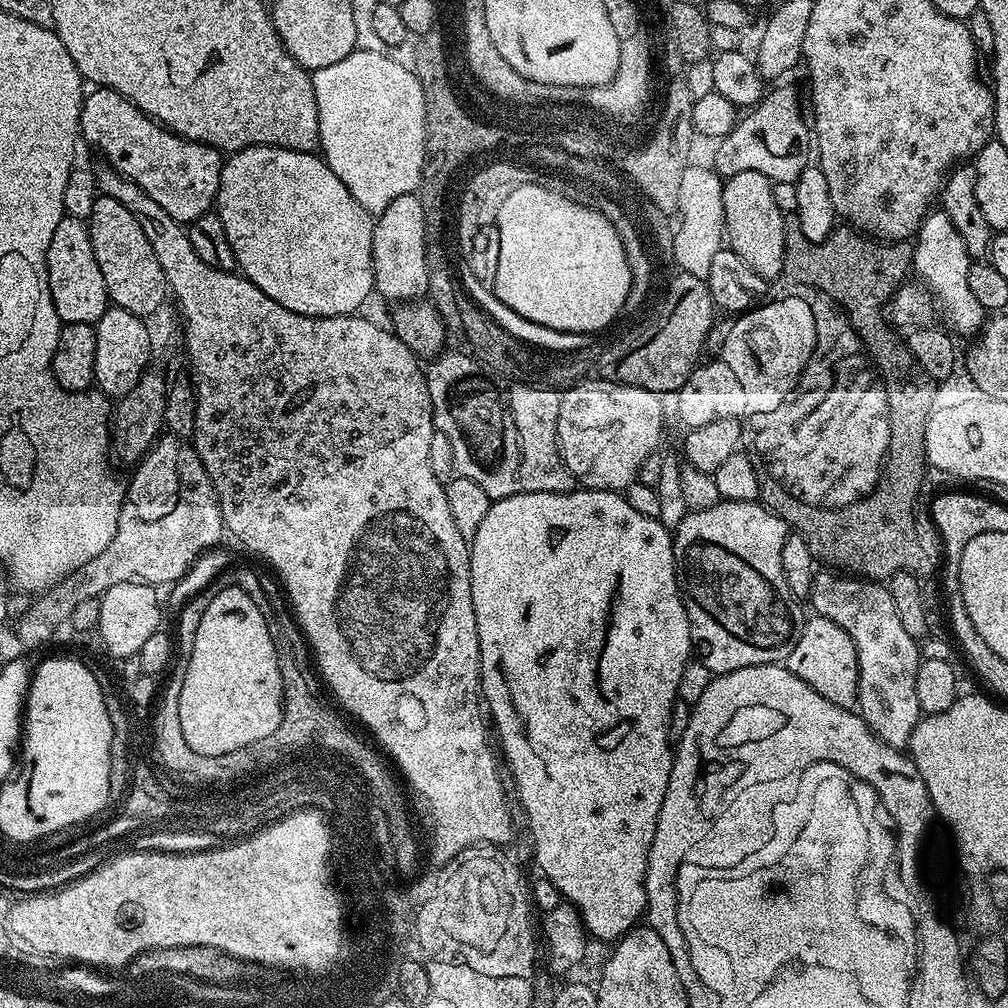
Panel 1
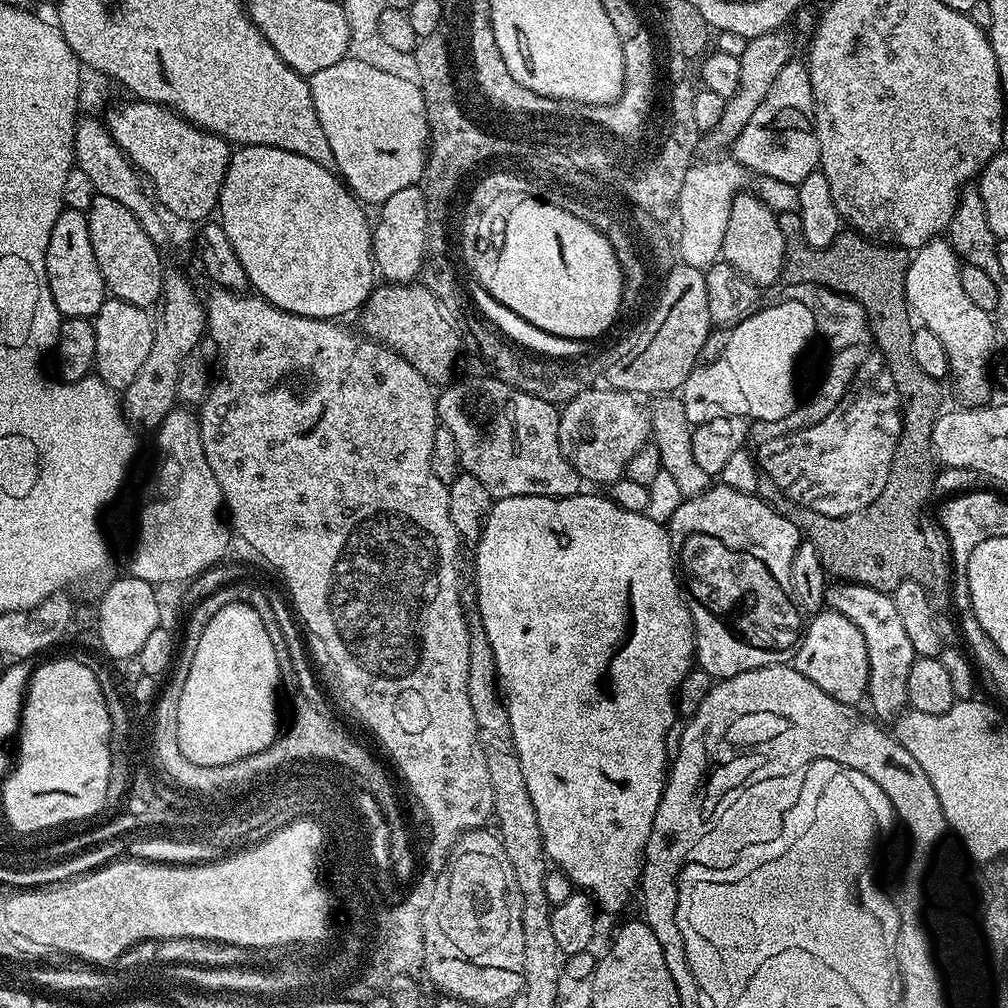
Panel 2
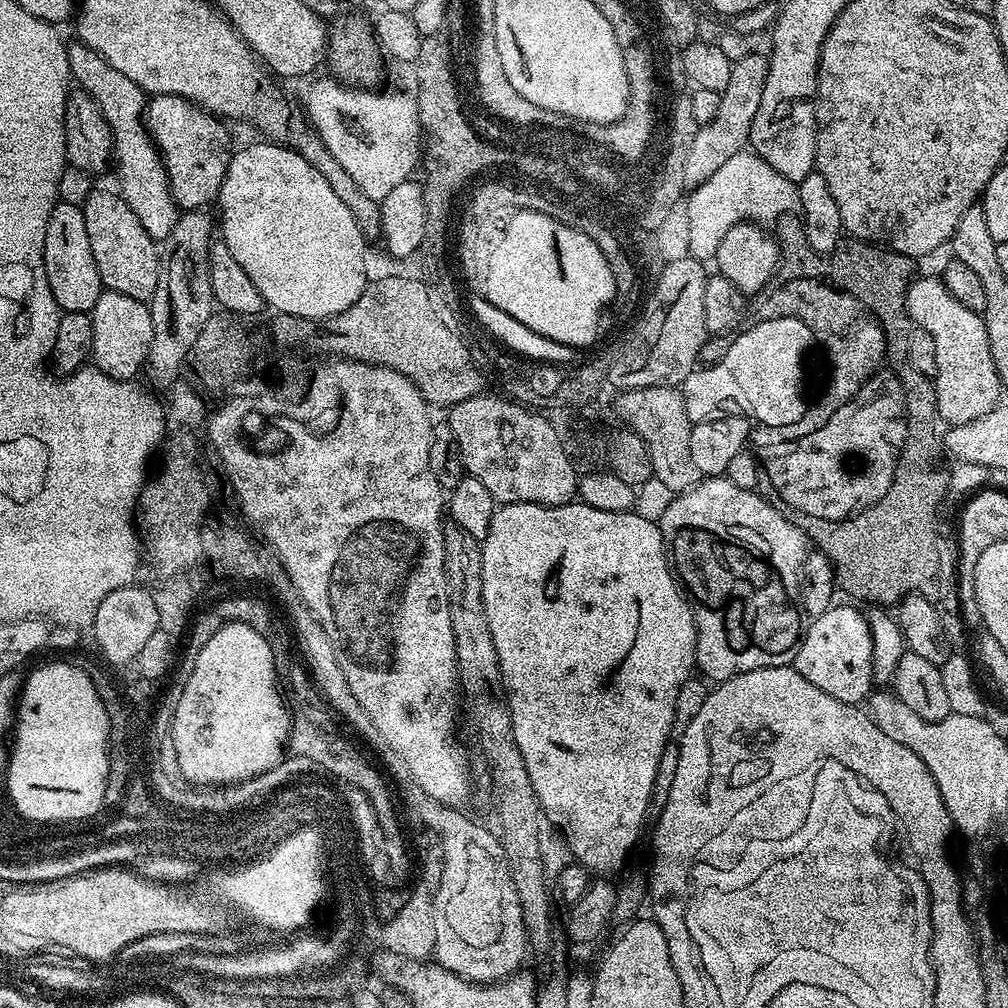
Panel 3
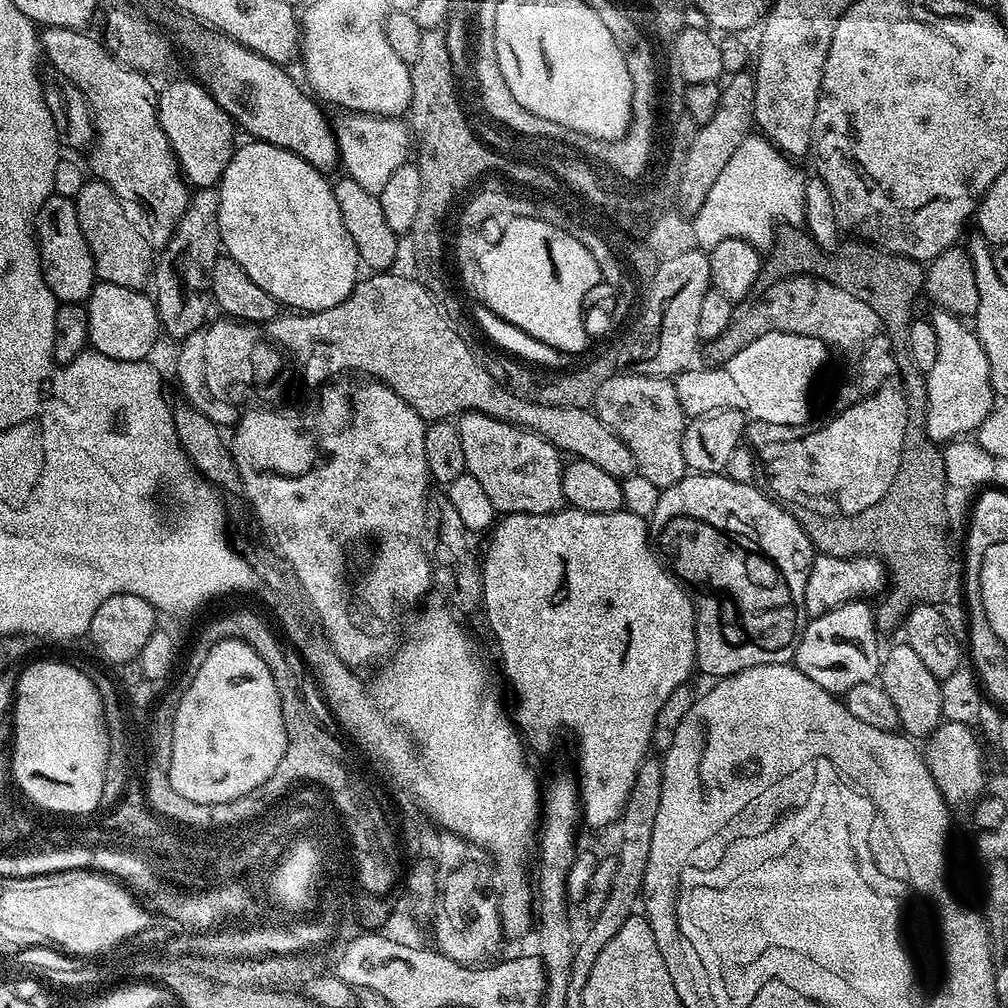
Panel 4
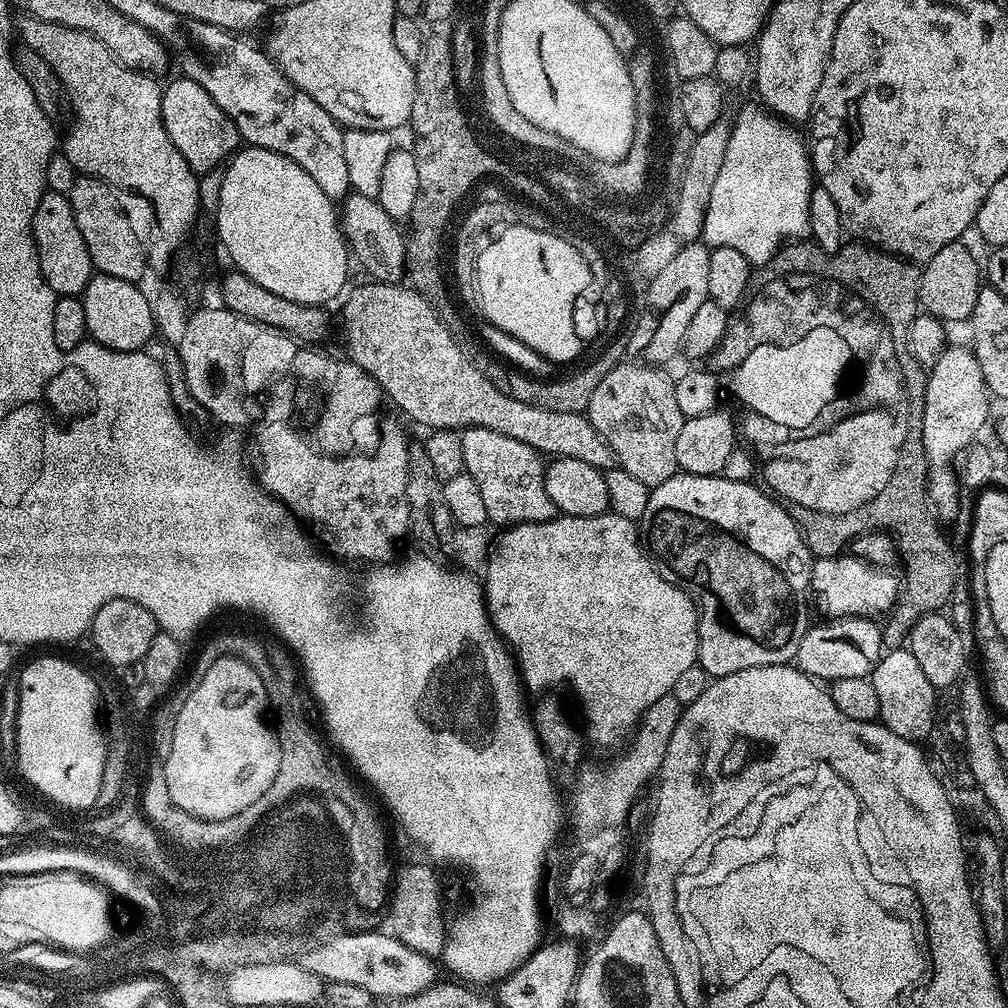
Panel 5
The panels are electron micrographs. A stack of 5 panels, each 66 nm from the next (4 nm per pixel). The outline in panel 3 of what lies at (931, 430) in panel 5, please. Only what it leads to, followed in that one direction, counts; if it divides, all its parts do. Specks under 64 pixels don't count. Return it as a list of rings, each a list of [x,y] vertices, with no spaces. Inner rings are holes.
[[[939,275],[913,279],[908,285],[906,298],[909,321],[915,327],[926,330],[934,338],[936,351],[936,415],[945,425],[965,424],[1002,403],[1002,389],[994,358],[990,354],[990,338],[986,334],[984,317],[981,313],[962,306],[950,290],[946,290]]]

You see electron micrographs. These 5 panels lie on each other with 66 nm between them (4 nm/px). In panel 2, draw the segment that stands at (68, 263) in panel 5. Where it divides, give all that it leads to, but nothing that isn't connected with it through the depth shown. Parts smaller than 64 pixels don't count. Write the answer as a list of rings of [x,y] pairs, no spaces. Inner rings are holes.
[[[65,208],[58,214],[58,222],[54,222],[54,230],[50,230],[50,242],[46,246],[46,278],[50,286],[50,294],[54,298],[54,306],[58,306],[61,317],[95,318],[106,299],[106,289],[102,270],[98,270],[98,258],[94,258],[94,246],[90,246],[90,226],[85,213]]]

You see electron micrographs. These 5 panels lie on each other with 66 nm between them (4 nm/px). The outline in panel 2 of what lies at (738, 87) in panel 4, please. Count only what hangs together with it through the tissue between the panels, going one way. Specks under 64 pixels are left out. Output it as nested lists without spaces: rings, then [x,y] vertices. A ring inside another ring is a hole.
[[[779,30],[770,34],[762,34],[758,38],[748,41],[746,50],[742,50],[742,54],[739,56],[738,90],[734,90],[734,94],[724,101],[722,119],[719,120],[718,126],[714,126],[714,130],[710,134],[710,140],[713,140],[714,143],[725,144],[725,146],[734,144],[741,134],[742,128],[746,126],[747,120],[766,98],[771,83],[774,82],[782,68],[793,59],[792,40],[785,32]]]

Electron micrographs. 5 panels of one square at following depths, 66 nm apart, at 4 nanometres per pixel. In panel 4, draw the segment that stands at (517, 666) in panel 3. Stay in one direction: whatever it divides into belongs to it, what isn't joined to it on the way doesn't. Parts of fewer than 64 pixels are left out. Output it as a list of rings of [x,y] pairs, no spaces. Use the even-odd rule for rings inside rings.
[[[565,506],[558,512],[551,512],[543,516],[542,514],[508,514],[503,517],[491,529],[490,537],[492,541],[486,544],[486,551],[482,556],[482,571],[484,573],[484,599],[482,601],[482,616],[488,619],[488,628],[492,631],[492,636],[496,639],[496,644],[500,647],[500,660],[504,663],[504,672],[508,675],[508,684],[512,687],[512,692],[516,695],[516,712],[514,711],[514,720],[518,725],[519,731],[522,733],[523,739],[529,745],[532,744],[538,751],[544,752],[556,740],[556,735],[560,731],[573,732],[576,735],[576,760],[580,763],[578,767],[578,783],[580,785],[580,799],[582,801],[582,820],[585,825],[588,824],[592,828],[604,828],[607,824],[615,825],[621,819],[624,808],[627,806],[627,800],[631,796],[631,791],[634,790],[635,779],[638,778],[639,768],[643,766],[644,761],[650,756],[650,751],[654,744],[656,735],[656,724],[660,720],[660,711],[662,706],[666,706],[666,702],[670,698],[670,694],[674,694],[674,690],[685,687],[689,683],[688,675],[694,672],[696,663],[696,617],[697,609],[694,607],[694,601],[691,596],[688,596],[680,588],[680,584],[675,576],[664,567],[659,555],[654,551],[653,545],[650,543],[650,528],[646,523],[645,517],[636,516],[634,513],[627,510],[619,512],[583,512],[571,506]]]

